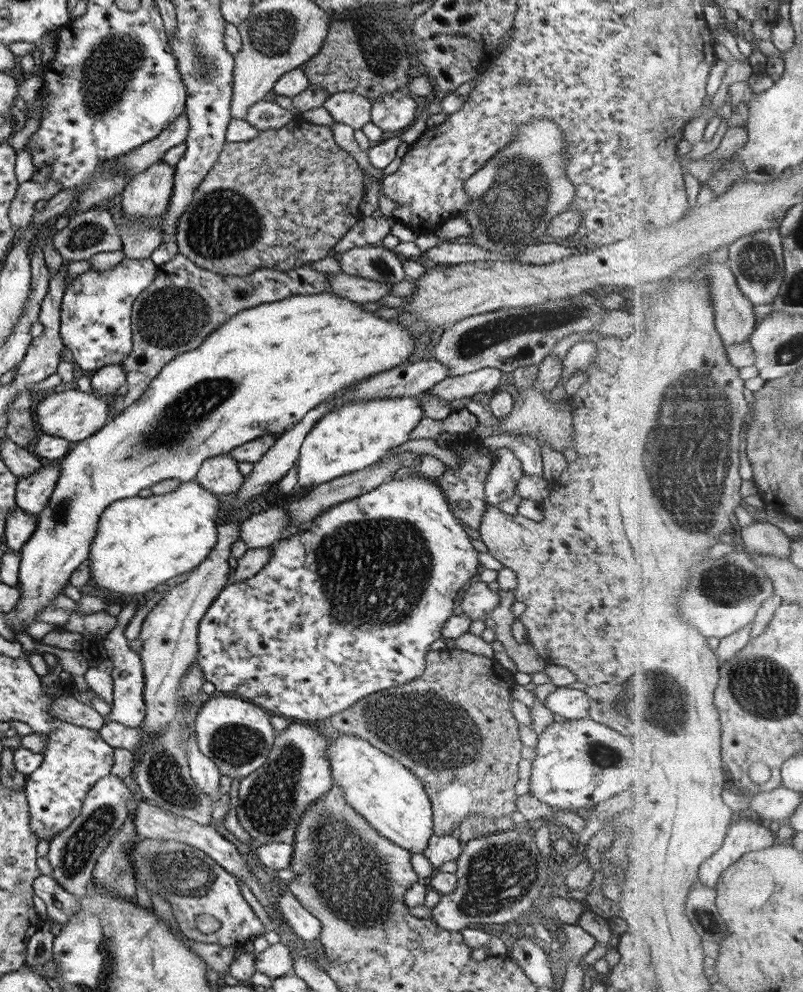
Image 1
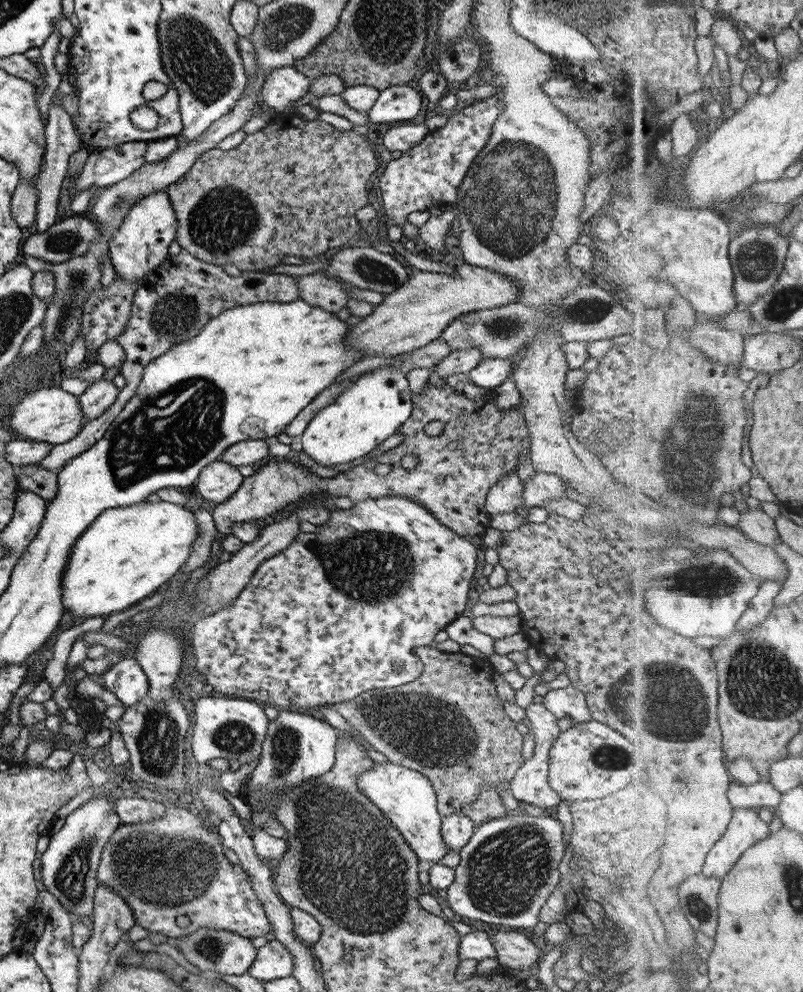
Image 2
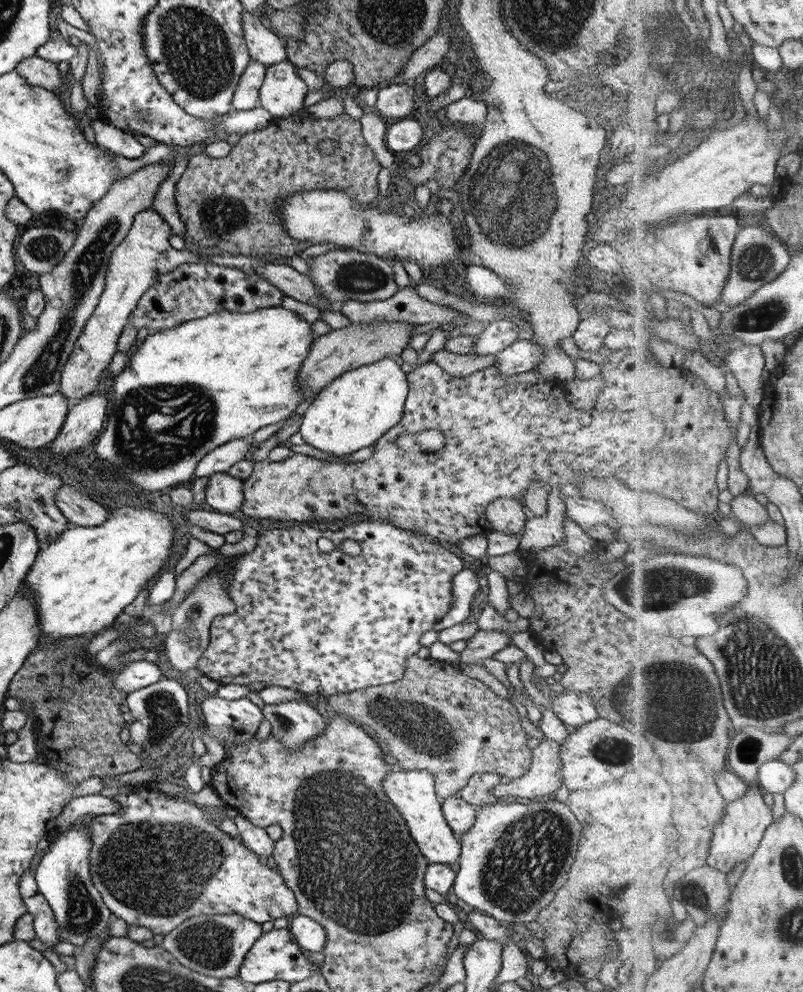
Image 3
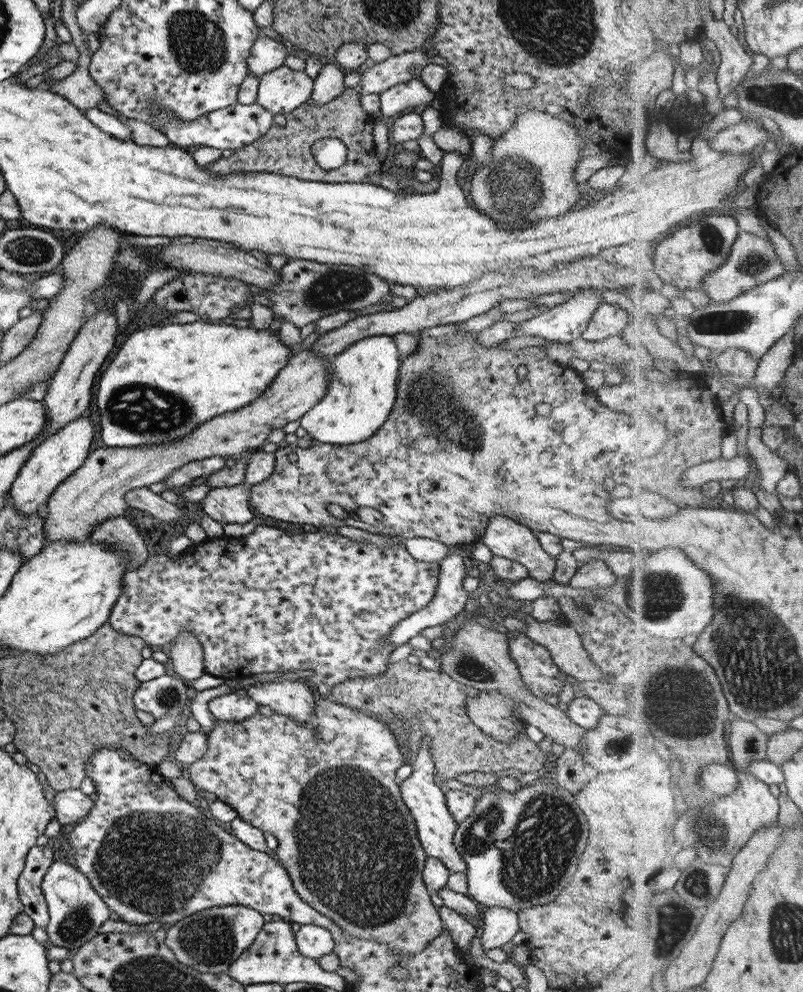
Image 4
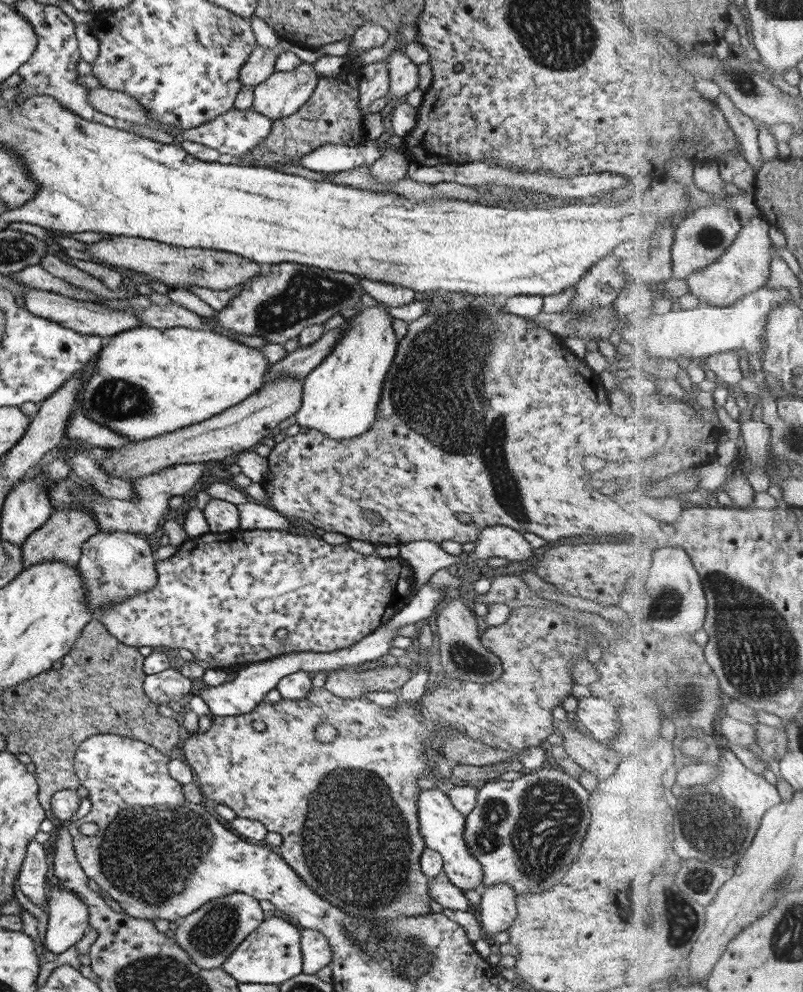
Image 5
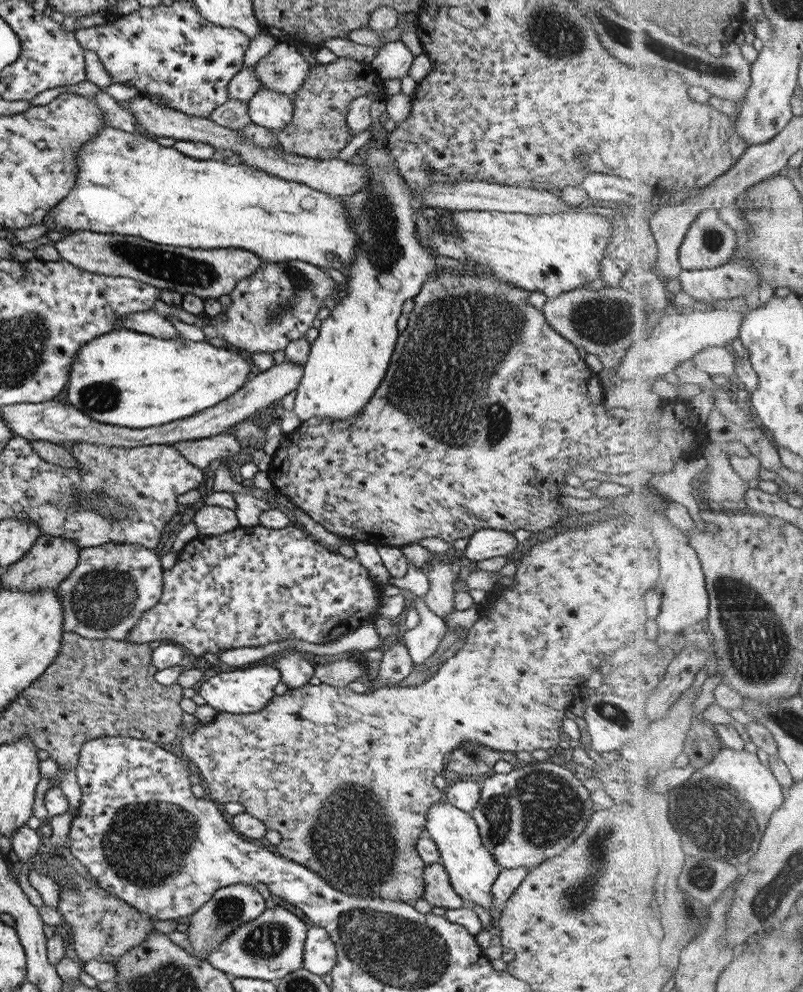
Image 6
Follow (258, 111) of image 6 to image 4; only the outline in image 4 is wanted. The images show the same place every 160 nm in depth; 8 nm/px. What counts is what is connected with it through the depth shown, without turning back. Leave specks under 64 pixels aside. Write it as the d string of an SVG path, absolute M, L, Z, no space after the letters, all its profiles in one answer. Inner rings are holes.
M283 64L258 77L255 103L272 115L286 115L307 102L312 86L303 69L293 70Z

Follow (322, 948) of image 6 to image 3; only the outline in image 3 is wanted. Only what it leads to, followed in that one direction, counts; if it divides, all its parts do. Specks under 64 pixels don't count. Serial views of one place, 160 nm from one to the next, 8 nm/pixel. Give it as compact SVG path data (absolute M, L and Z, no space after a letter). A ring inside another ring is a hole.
M299 914L291 918L282 916L281 918L272 920L272 923L273 929L288 928L294 942L297 943L297 946L303 951L307 953L322 952L326 932L323 930L323 927L312 918Z

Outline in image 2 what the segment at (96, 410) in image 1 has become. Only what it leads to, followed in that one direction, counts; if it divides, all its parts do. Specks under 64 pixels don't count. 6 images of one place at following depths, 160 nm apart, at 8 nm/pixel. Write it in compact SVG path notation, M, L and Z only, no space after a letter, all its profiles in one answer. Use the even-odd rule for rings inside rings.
M59 387L37 389L21 398L6 416L6 426L19 438L58 445L70 441L86 423L78 397Z

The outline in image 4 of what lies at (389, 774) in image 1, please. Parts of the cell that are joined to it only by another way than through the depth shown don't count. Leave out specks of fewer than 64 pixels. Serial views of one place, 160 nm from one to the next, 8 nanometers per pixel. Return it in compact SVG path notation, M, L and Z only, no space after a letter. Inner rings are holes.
M422 739L419 745L419 752L411 762L412 772L410 776L397 782L400 795L405 806L408 808L411 818L416 826L416 836L421 849L426 856L438 858L452 872L464 872L466 870L465 861L457 853L452 839L458 823L453 820L451 813L447 810L444 799L444 791L433 782L434 766L431 762L429 752L427 752L428 739Z

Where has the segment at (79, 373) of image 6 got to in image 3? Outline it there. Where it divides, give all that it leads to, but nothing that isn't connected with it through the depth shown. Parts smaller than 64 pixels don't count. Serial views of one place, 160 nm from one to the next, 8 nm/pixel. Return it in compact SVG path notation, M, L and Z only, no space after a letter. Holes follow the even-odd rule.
M268 307L253 310L249 313L222 311L221 313L208 314L203 318L195 318L182 322L177 326L146 335L139 342L135 353L131 354L131 358L129 358L124 370L112 378L112 410L107 415L107 422L105 422L103 432L98 434L97 441L92 442L93 454L95 455L92 464L95 466L95 469L101 469L102 472L98 473L104 476L109 474L115 476L115 480L120 478L125 480L125 482L131 482L135 488L139 488L143 492L168 491L175 487L189 486L193 479L197 461L200 461L204 454L225 444L227 441L245 439L245 437L251 435L261 426L267 426L267 424L273 424L285 419L303 401L304 396L302 396L302 390L300 390L300 386L298 386L297 380L295 380L297 378L295 372L297 372L299 364L305 360L307 351L315 338L311 336L309 326L310 324L303 321L301 317L297 317L296 313L284 310L282 307Z

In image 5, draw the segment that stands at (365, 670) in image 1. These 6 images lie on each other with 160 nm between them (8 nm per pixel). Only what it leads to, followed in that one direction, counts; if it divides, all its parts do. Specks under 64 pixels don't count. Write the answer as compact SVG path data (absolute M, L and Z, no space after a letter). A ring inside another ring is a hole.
M233 529L224 533L207 532L201 537L190 537L180 544L174 554L164 560L155 560L156 583L153 588L140 592L129 598L120 598L108 608L102 610L100 622L121 644L125 646L167 646L167 648L185 648L197 658L207 662L211 668L230 668L239 670L244 664L259 662L287 653L304 652L333 652L340 648L347 648L355 644L377 627L387 623L390 618L409 602L413 596L410 594L412 587L411 567L399 556L394 558L380 558L377 555L361 555L353 551L347 544L331 545L325 543L319 536L293 535L285 530L246 530ZM285 629L285 640L274 638L275 632Z

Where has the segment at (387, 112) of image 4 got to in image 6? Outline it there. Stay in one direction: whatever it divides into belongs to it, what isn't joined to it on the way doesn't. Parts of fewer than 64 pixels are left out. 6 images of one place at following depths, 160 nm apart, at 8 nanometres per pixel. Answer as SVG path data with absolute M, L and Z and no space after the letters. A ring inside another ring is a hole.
M385 41L378 46L378 51L369 62L369 66L376 71L381 80L396 78L408 74L412 63L412 52L406 44L398 41Z

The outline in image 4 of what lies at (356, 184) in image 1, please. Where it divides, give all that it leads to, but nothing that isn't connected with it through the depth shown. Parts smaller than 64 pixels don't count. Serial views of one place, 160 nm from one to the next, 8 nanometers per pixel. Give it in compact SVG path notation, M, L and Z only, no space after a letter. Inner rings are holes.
M345 87L341 94L329 102L310 105L305 102L300 104L296 109L288 112L285 115L285 124L279 126L276 123L268 128L268 131L254 140L253 142L238 148L233 151L227 158L219 157L213 163L206 165L205 168L214 175L226 175L231 173L248 173L251 172L266 172L285 175L286 177L298 178L304 181L313 182L349 182L349 183L371 183L370 176L375 174L382 164L377 160L374 151L374 142L372 141L372 125L369 115L363 112L360 107L360 95L356 89ZM324 138L337 138L346 149L345 164L341 164L335 170L325 170L317 166L314 156L312 155L313 146L322 142Z

